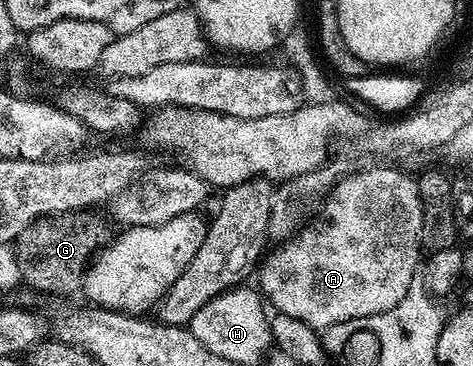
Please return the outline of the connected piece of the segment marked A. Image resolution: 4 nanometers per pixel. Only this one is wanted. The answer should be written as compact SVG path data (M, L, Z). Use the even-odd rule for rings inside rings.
M386 164L356 170L342 177L325 199L326 222L319 226L307 225L293 238L283 241L279 250L271 249L265 255L260 266L260 290L268 302L270 297L279 315L325 332L329 326L338 326L341 322L351 324L357 318L386 312L404 298L412 278L420 270L418 254L422 244L422 201L413 177L409 178L402 170L382 165Z

